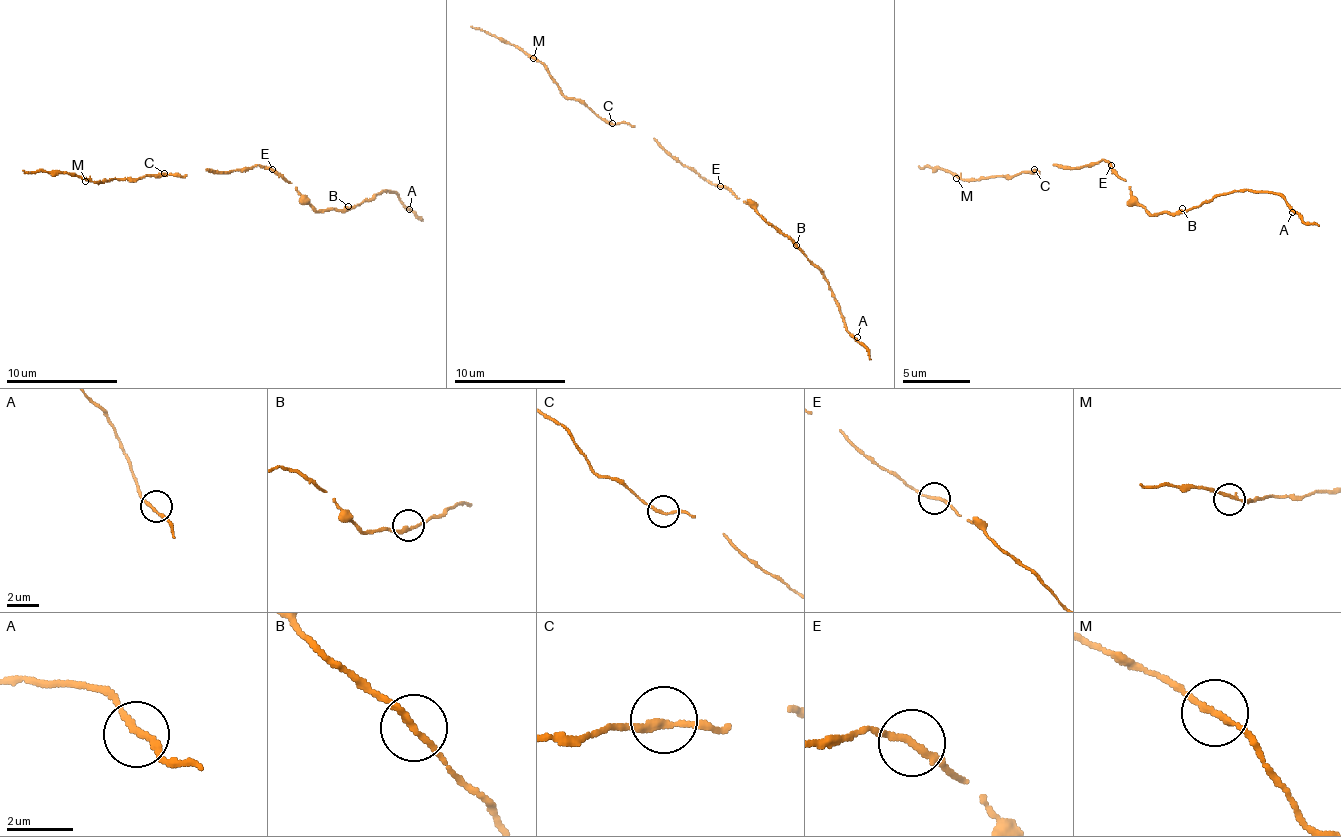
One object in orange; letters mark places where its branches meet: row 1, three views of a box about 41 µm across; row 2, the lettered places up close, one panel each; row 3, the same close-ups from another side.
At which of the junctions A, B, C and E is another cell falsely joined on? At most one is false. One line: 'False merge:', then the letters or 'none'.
False merge: none

